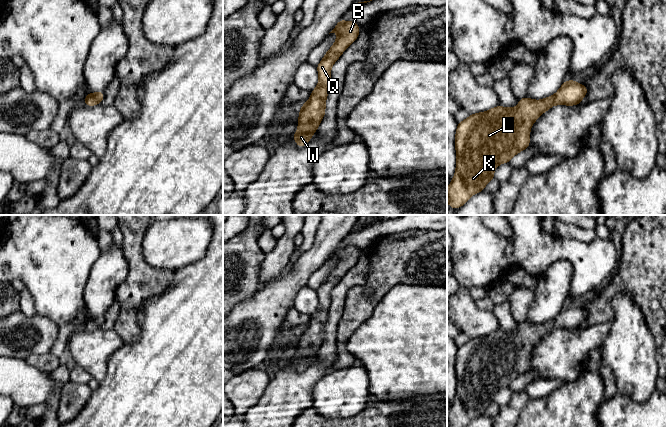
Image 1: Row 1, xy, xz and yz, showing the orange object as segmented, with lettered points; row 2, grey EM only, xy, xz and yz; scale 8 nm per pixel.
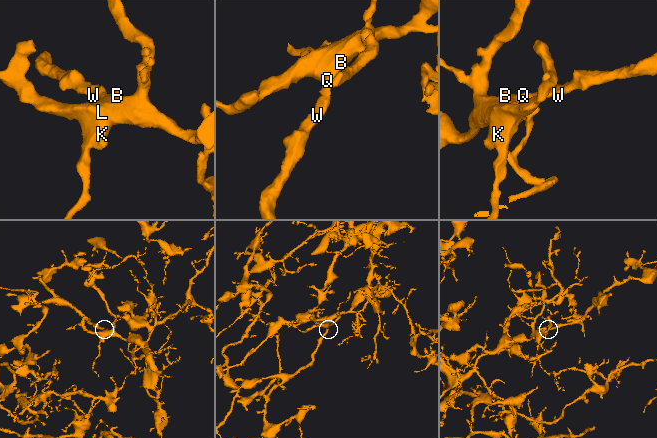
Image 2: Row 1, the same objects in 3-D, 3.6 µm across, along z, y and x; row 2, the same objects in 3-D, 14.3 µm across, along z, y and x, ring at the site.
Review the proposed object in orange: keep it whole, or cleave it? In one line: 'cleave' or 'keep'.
keep

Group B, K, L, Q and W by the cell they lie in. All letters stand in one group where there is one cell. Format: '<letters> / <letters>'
B K L Q W

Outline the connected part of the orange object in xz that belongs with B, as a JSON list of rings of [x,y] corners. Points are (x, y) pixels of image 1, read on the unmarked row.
[[[340,245],[330,257],[337,257],[335,267],[326,276],[324,282],[317,290],[319,305],[316,312],[310,316],[311,322],[301,331],[297,356],[293,359],[298,371],[307,368],[320,349],[326,332],[326,322],[331,304],[331,291],[340,279],[359,260],[360,251],[353,245]]]

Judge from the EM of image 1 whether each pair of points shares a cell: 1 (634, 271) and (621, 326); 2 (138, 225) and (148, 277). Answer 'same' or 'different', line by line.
1: different
2: same

